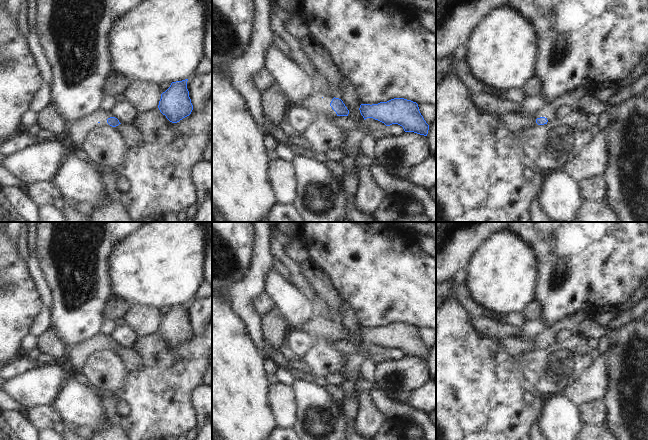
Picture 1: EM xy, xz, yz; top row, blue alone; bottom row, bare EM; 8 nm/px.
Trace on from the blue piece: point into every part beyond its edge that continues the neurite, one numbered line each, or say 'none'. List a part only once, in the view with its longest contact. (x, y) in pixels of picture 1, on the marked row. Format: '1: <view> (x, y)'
1: yz (572, 98)

